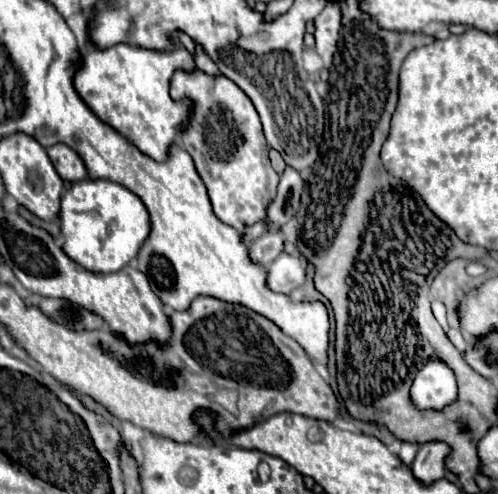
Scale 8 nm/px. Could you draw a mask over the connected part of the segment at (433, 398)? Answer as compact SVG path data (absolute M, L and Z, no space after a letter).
M429 360L411 386L411 398L419 408L443 408L455 400L455 392L455 376L445 364L439 364L439 360Z

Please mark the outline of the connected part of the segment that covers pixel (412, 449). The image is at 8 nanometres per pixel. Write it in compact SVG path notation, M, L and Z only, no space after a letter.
M403 442L403 448L399 448L399 456L403 456L403 460L407 460L407 464L411 464L415 460L417 450L419 450L419 444Z

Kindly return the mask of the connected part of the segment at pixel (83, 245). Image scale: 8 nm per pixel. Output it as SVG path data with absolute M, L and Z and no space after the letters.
M81 180L61 198L61 232L67 238L65 252L91 272L117 272L141 250L151 232L145 204L125 186L111 180Z

